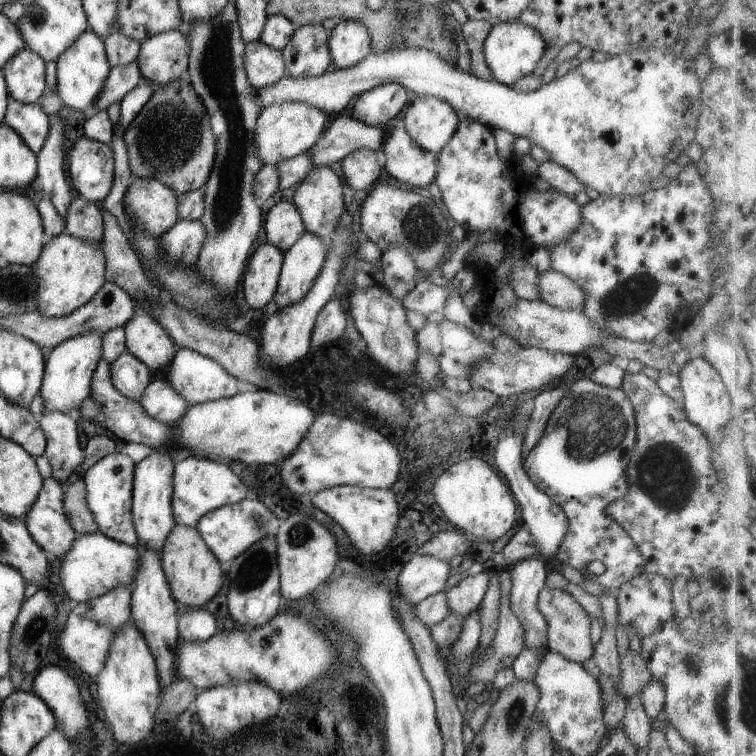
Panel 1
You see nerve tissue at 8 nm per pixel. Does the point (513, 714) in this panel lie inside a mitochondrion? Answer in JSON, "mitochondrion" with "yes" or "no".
{"mitochondrion":"yes"}

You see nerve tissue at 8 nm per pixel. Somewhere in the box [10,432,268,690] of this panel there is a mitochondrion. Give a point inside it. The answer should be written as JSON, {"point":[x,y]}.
{"point":[33,628]}

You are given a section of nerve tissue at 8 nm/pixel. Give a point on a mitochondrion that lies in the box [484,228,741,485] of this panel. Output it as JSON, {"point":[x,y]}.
{"point":[596,423]}

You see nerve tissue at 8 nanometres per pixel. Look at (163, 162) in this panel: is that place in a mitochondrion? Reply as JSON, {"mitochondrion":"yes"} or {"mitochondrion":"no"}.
{"mitochondrion":"yes"}

